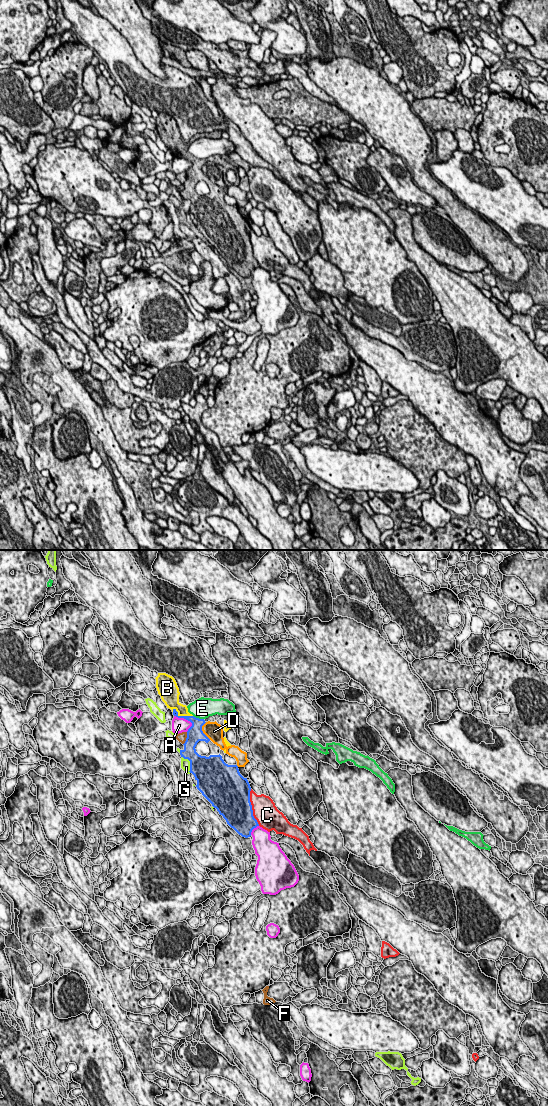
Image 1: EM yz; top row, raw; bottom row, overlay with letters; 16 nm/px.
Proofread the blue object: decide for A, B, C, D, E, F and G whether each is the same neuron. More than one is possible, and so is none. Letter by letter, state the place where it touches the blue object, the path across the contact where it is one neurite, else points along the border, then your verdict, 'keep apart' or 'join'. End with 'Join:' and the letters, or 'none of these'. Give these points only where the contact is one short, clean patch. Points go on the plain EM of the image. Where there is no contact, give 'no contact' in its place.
A: yz (187, 159) | keep apart
B: yz (182, 156) | join
C: yz (251, 247) | keep apart
D: yz (202, 171) | keep apart
E: yz (198, 158) | keep apart
F: yz (186, 178) | keep apart
G: yz (190, 203) | keep apart
Join: B

